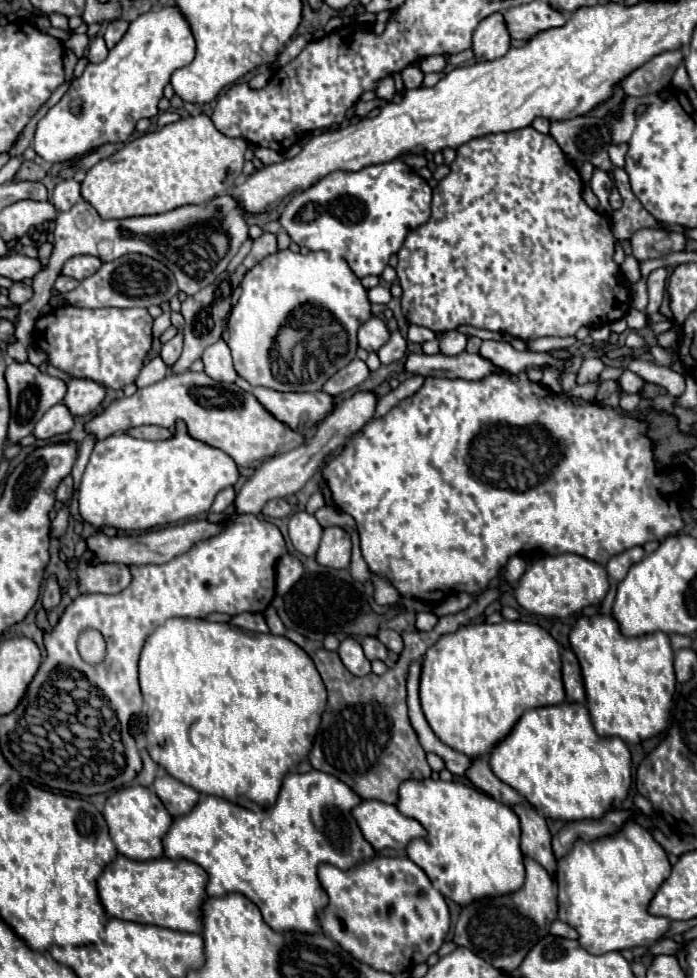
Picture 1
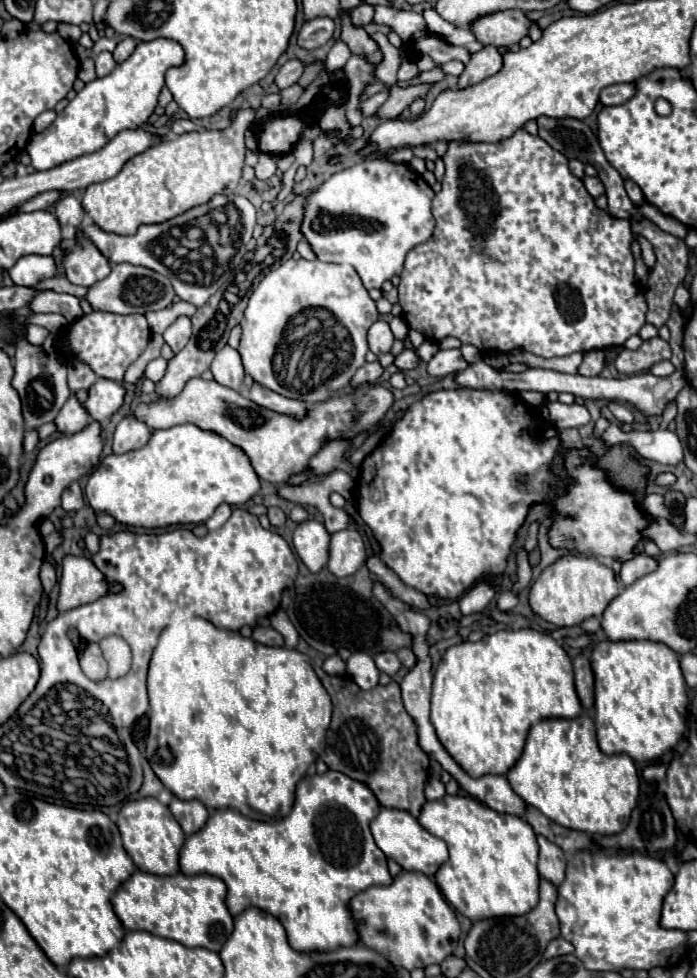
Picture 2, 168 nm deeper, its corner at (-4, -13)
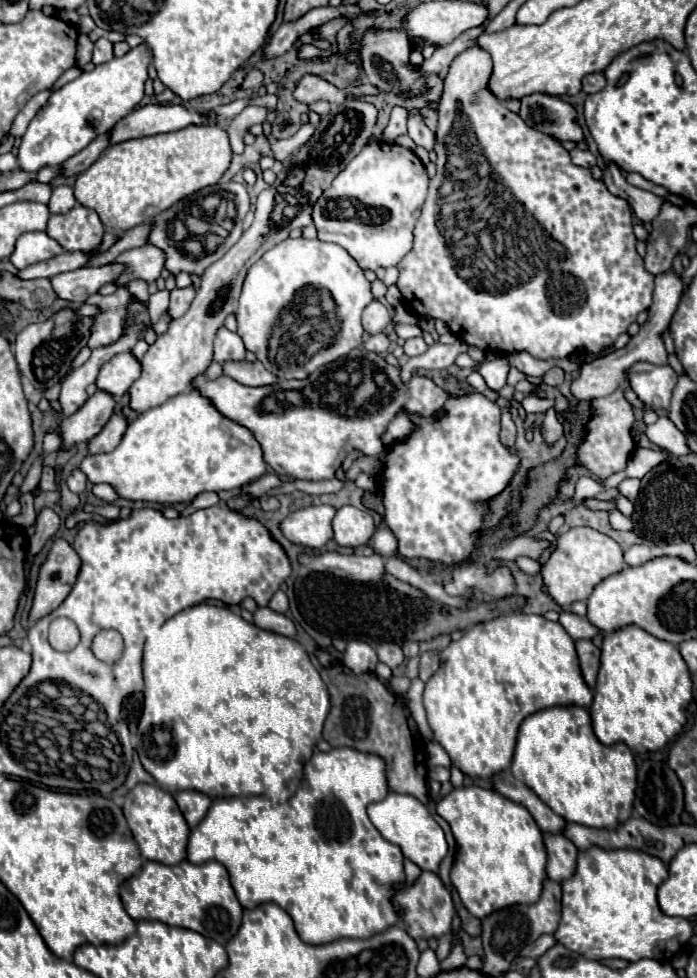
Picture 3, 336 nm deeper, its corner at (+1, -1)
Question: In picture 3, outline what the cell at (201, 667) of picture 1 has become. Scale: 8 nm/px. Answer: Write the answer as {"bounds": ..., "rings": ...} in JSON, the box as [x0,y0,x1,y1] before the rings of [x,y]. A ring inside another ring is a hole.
{"bounds":[138,605,328,803],"rings":[[[194,605],[188,607],[174,617],[170,617],[160,631],[146,641],[146,647],[143,651],[143,679],[146,683],[144,689],[144,711],[142,719],[138,725],[138,755],[144,765],[144,769],[158,781],[158,785],[164,791],[176,793],[184,789],[194,789],[200,791],[208,797],[240,797],[240,795],[264,795],[270,801],[284,803],[288,801],[294,791],[300,785],[302,779],[302,769],[304,763],[310,759],[312,749],[316,741],[322,735],[322,725],[328,713],[328,691],[324,681],[320,679],[316,667],[312,665],[308,653],[300,647],[298,641],[276,635],[272,631],[264,631],[256,627],[254,623],[246,623],[238,613],[232,613],[230,609],[222,609],[218,605]]]}

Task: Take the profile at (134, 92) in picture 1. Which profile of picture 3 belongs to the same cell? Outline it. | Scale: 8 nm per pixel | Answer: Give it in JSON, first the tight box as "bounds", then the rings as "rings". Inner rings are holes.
{"bounds":[18,43,152,173],"rings":[[[140,43],[126,55],[114,57],[110,63],[96,65],[90,73],[82,73],[78,79],[52,93],[22,137],[18,149],[20,167],[28,173],[36,173],[44,165],[60,165],[64,159],[92,143],[96,135],[110,131],[112,125],[116,125],[142,101],[150,63],[152,53],[146,43]]]}

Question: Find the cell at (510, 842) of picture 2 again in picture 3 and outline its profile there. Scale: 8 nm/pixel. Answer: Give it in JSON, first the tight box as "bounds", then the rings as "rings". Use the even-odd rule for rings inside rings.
{"bounds":[436,787,544,919],"rings":[[[458,787],[436,803],[436,813],[450,825],[458,853],[450,869],[450,881],[458,891],[464,907],[478,919],[498,911],[500,907],[510,907],[518,903],[536,903],[540,897],[540,887],[544,881],[544,841],[542,831],[536,827],[532,815],[526,807],[504,799],[500,793],[482,787]]]}

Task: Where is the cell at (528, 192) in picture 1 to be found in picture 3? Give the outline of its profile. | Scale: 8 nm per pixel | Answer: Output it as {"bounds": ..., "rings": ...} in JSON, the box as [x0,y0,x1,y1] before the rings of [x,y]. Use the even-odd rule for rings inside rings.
{"bounds":[396,45,654,359],"rings":[[[478,45],[468,47],[460,55],[454,57],[450,71],[444,79],[444,93],[438,107],[438,129],[436,129],[436,177],[430,179],[428,197],[422,207],[422,215],[414,229],[414,245],[410,253],[398,263],[400,279],[396,287],[402,293],[404,305],[414,311],[418,317],[432,317],[444,321],[450,331],[454,331],[460,341],[478,347],[484,353],[514,353],[528,351],[536,359],[566,359],[576,351],[600,353],[608,345],[616,341],[620,333],[626,333],[628,325],[636,321],[636,315],[650,307],[654,277],[644,269],[642,257],[636,253],[636,237],[632,233],[632,211],[630,205],[614,197],[602,181],[594,181],[590,171],[584,167],[576,167],[570,161],[570,153],[550,135],[544,135],[532,127],[528,127],[520,115],[512,113],[504,103],[500,103],[488,91],[488,75],[492,73],[490,53]]]}

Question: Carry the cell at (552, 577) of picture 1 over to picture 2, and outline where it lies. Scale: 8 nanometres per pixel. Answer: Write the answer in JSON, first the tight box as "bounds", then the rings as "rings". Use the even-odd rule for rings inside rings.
{"bounds":[529,553,621,627],"rings":[[[567,553],[555,563],[551,563],[547,569],[543,569],[543,573],[539,575],[529,593],[529,603],[531,609],[545,621],[557,627],[573,627],[585,621],[587,617],[601,617],[609,601],[617,597],[619,591],[621,581],[609,565],[595,557]]]}

